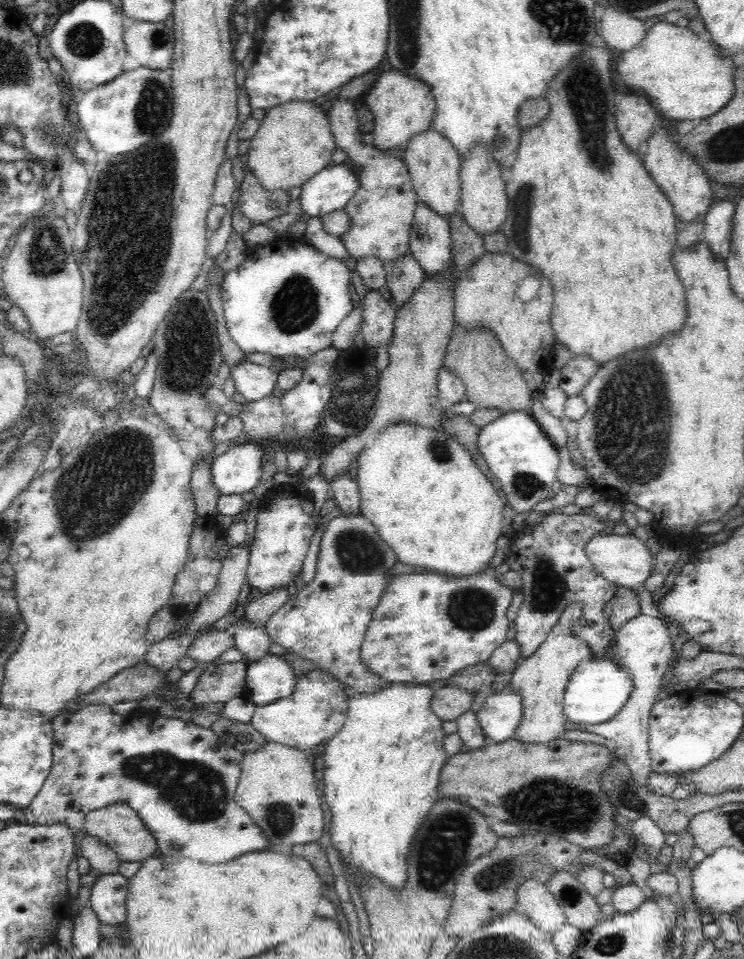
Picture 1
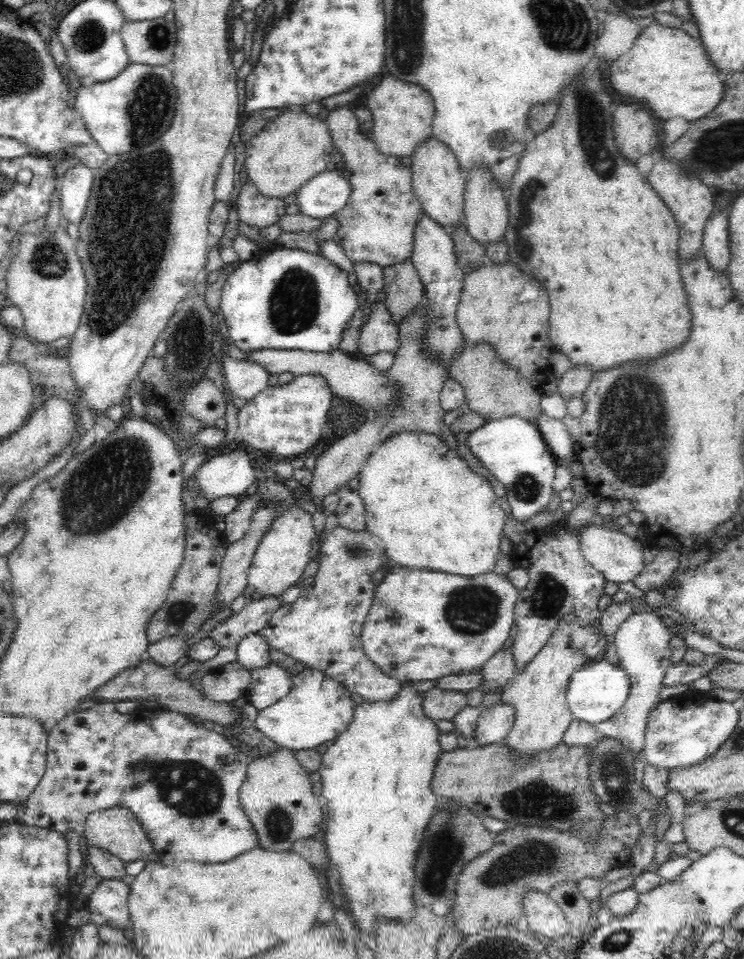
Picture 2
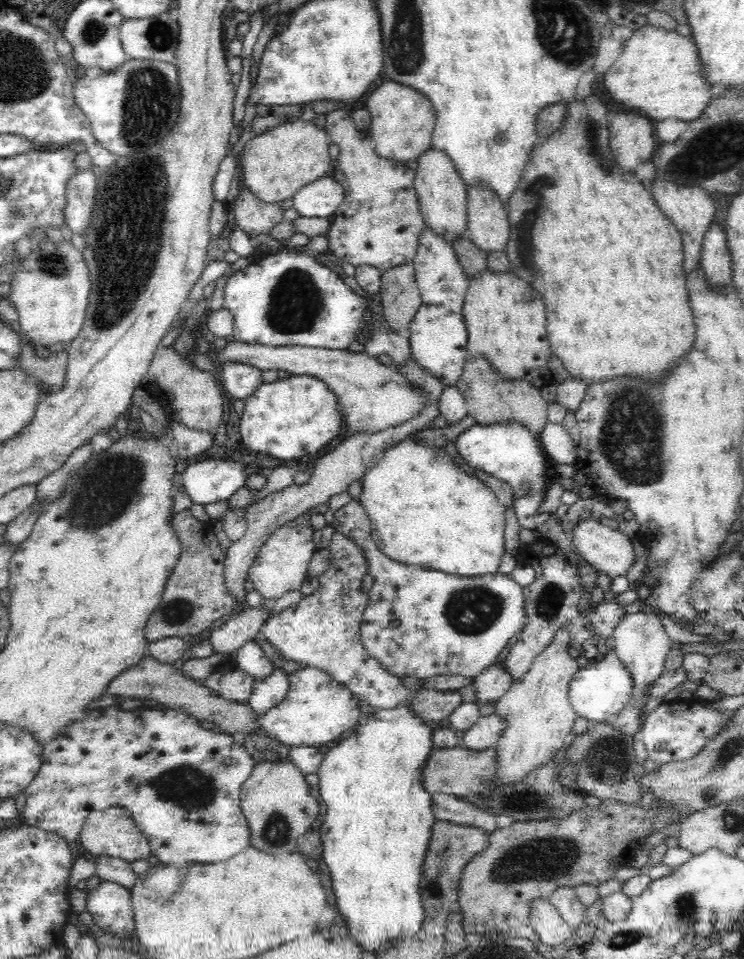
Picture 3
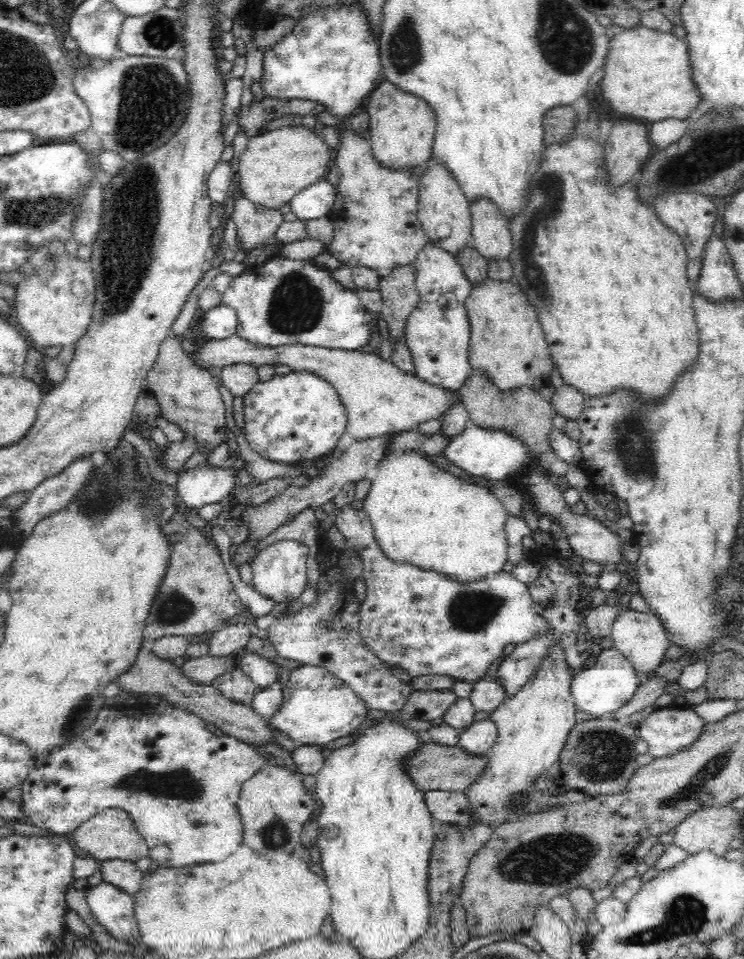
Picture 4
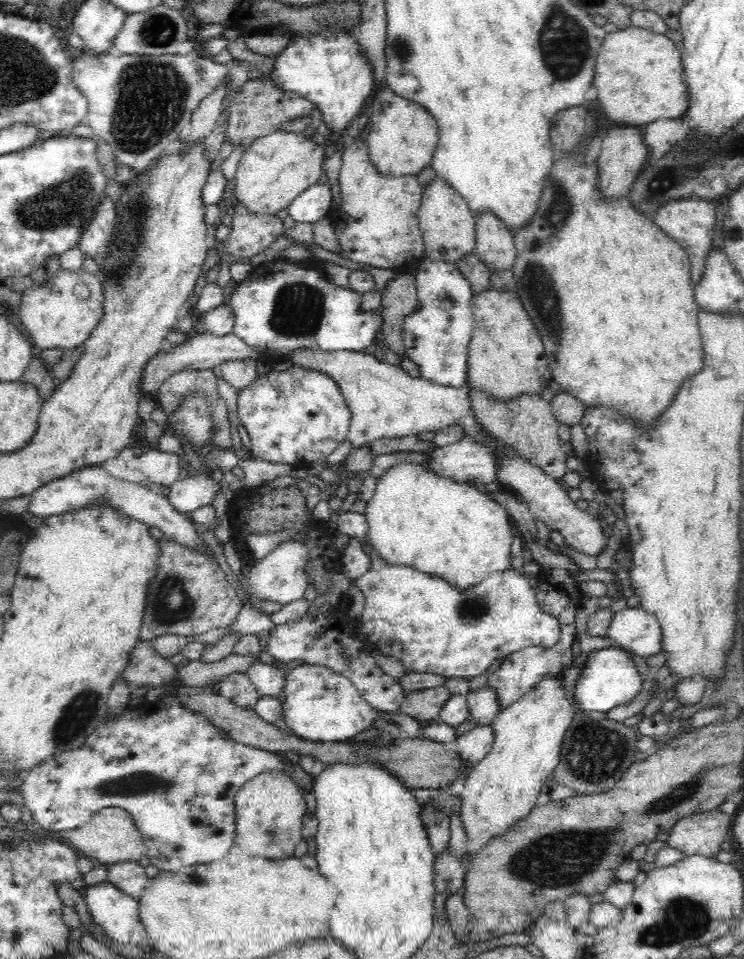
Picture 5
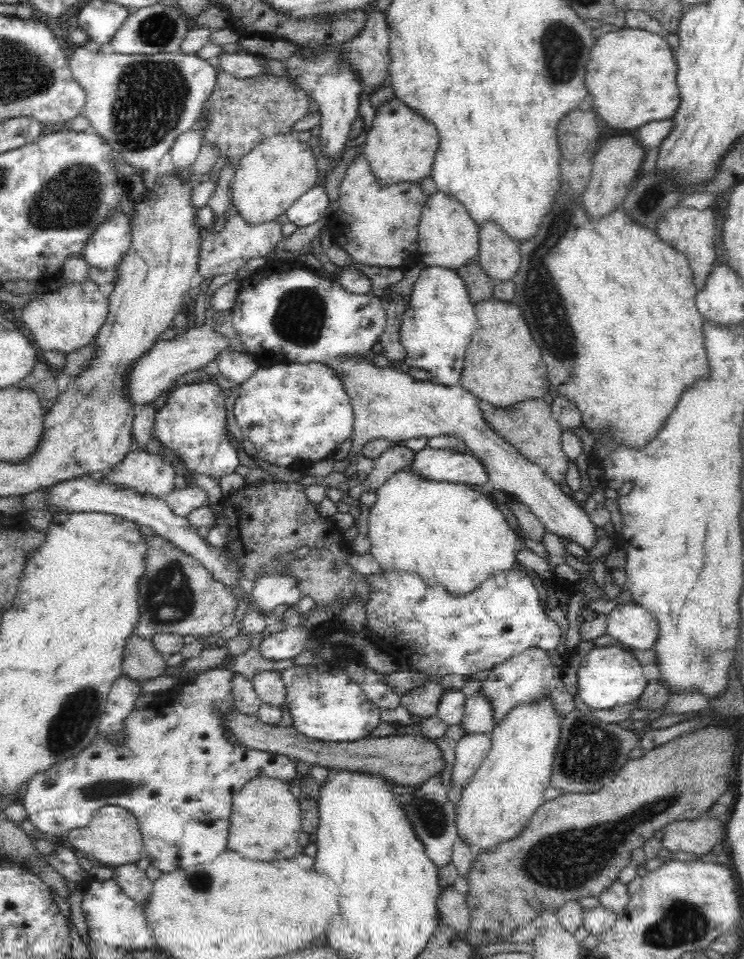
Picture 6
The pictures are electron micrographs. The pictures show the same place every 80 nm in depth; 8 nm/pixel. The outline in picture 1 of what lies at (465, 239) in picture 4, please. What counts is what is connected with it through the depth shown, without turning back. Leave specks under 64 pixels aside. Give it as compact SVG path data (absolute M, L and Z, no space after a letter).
M430 128L414 135L404 151L404 164L411 176L411 185L418 200L448 220L458 214L461 203L461 158L443 134Z

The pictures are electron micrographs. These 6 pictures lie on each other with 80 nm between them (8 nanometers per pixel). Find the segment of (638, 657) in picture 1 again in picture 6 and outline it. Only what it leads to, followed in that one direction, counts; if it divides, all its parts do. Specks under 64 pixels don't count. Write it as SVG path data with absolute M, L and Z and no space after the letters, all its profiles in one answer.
M632 601L616 605L606 615L607 633L632 650L652 648L658 625L654 615Z

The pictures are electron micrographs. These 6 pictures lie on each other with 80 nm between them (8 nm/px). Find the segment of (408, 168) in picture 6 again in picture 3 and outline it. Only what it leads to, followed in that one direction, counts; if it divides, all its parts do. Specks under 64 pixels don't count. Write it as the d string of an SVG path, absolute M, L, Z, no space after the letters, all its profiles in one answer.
M381 79L366 100L371 124L366 133L380 157L396 163L417 161L420 154L431 148L436 111L433 104L420 91L392 80Z

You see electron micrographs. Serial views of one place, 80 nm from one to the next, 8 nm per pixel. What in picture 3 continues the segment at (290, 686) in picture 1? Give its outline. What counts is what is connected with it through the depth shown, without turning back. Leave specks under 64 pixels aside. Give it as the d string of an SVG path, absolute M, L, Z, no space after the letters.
M274 669L263 681L253 681L249 705L259 716L284 700L288 690L289 676Z

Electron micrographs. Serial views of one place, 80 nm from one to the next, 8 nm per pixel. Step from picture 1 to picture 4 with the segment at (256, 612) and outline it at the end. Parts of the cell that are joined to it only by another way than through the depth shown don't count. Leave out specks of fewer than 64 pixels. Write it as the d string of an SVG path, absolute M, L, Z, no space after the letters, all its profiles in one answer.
M235 621L226 623L215 630L209 640L207 654L214 658L237 654L250 636L250 629L246 624Z

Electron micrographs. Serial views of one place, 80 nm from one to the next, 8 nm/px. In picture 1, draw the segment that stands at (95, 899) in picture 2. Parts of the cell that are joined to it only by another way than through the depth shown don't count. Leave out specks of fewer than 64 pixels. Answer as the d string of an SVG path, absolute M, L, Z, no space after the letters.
M96 875L89 905L100 923L119 926L126 921L128 886L123 875Z

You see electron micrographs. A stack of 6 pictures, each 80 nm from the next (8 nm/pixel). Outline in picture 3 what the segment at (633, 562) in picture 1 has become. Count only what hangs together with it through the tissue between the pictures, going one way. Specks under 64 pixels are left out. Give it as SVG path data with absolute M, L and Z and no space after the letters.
M588 518L574 526L570 533L572 545L593 567L614 576L626 577L634 561L634 550L628 536Z

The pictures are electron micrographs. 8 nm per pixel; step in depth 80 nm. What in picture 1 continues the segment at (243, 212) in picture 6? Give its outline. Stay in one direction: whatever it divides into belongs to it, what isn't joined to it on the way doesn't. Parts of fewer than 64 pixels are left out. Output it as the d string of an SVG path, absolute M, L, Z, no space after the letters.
M312 101L280 103L278 107L267 110L260 128L250 139L247 164L250 173L265 190L289 192L328 167L336 149L327 114L320 111Z

